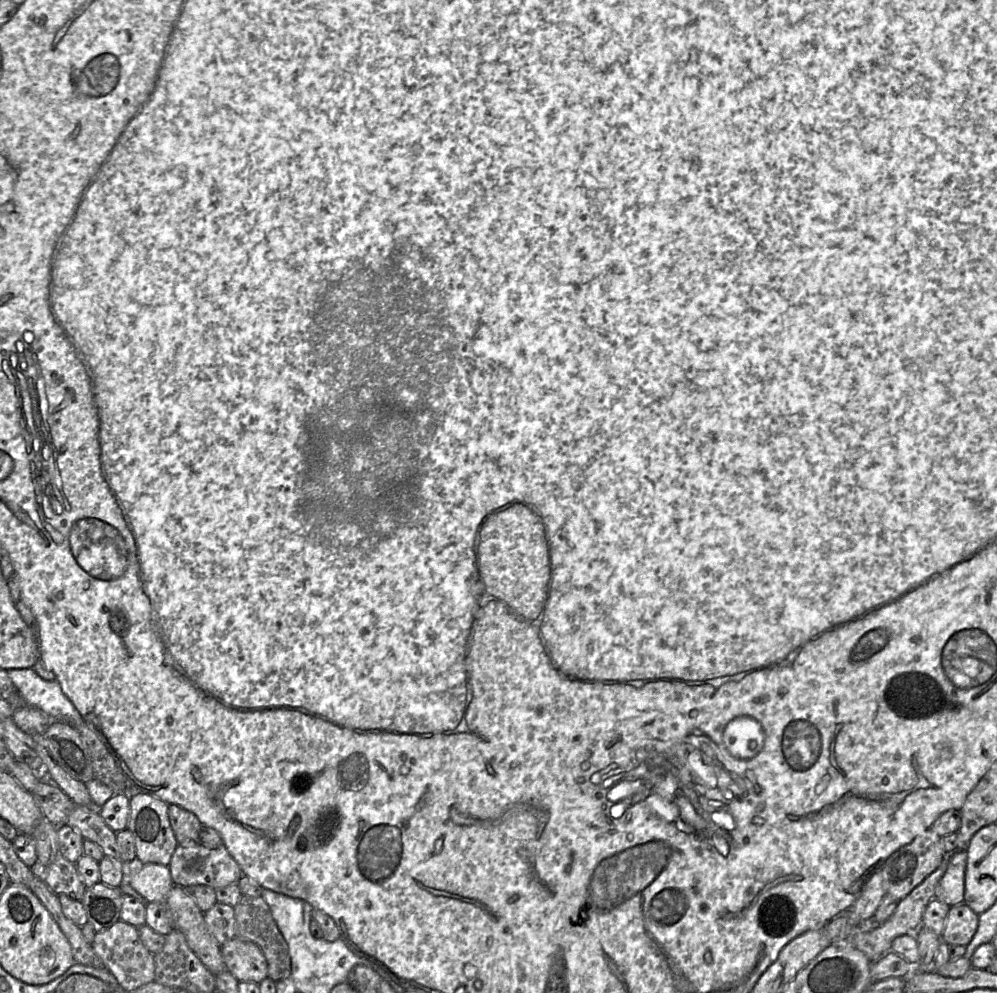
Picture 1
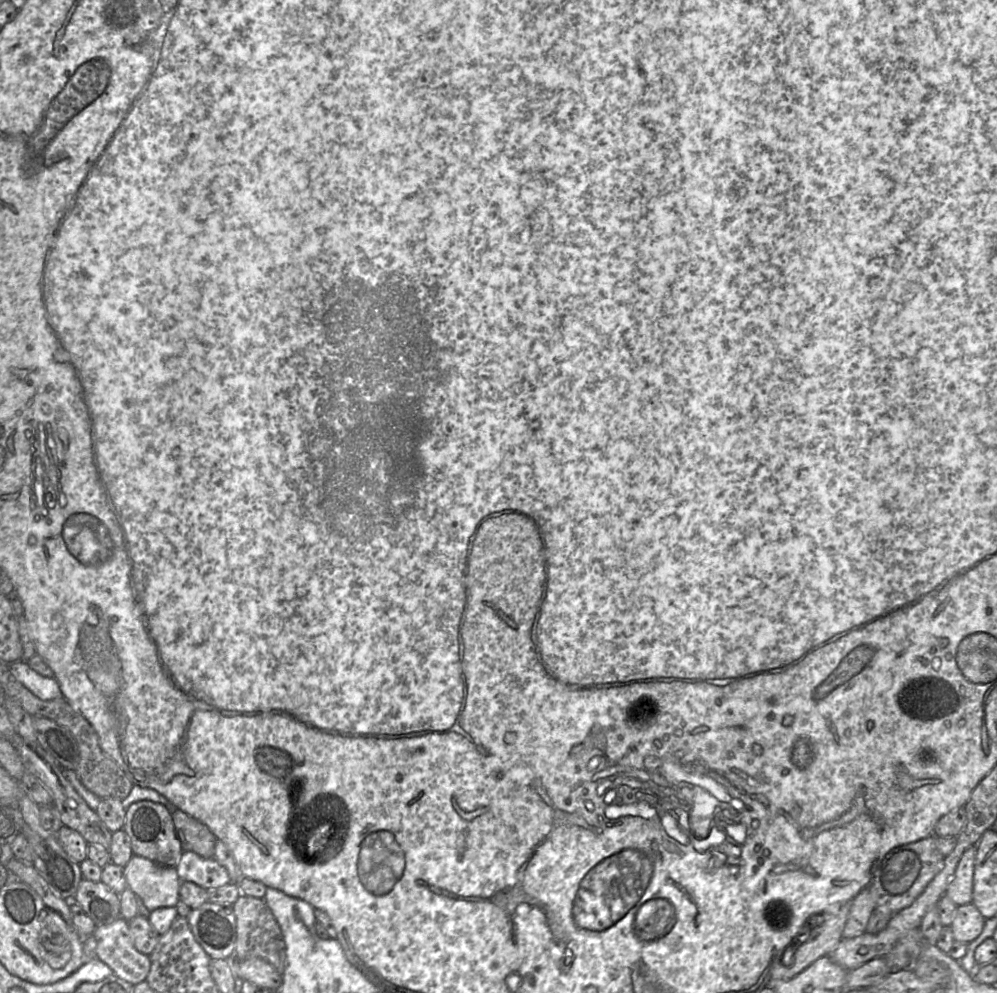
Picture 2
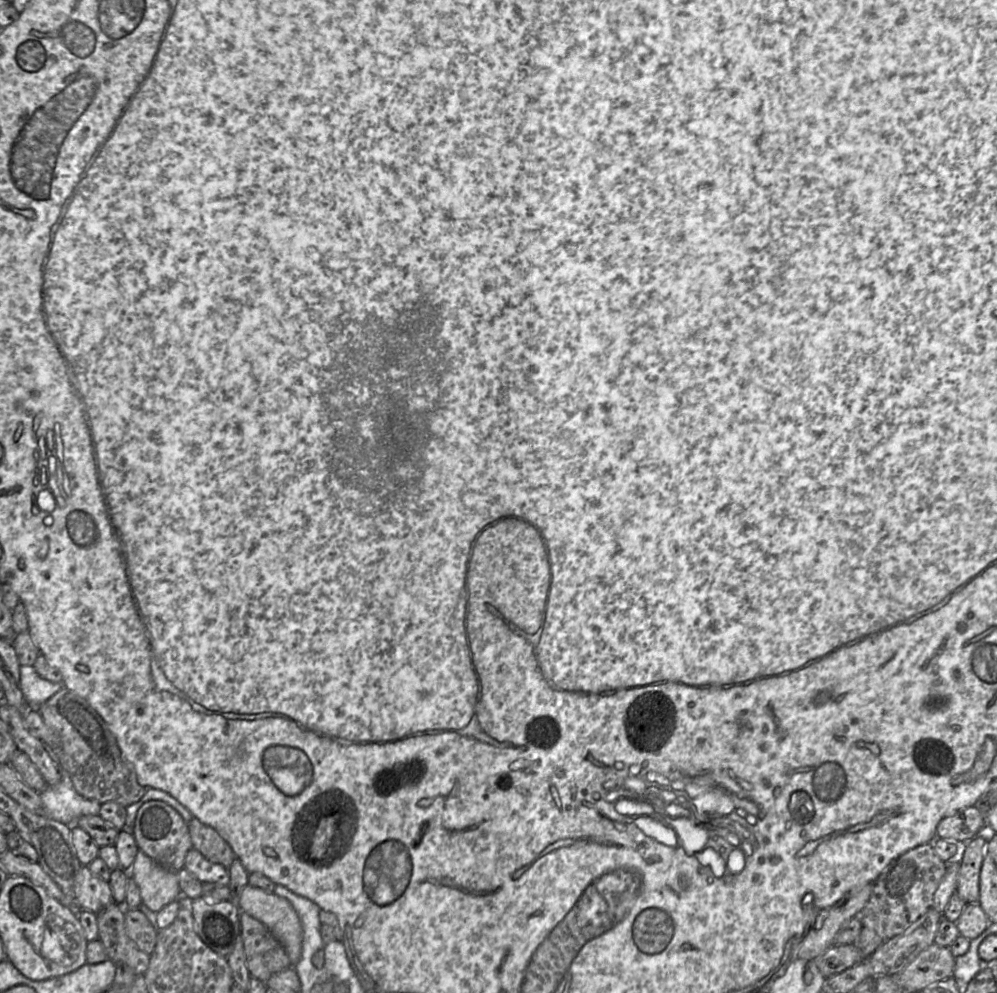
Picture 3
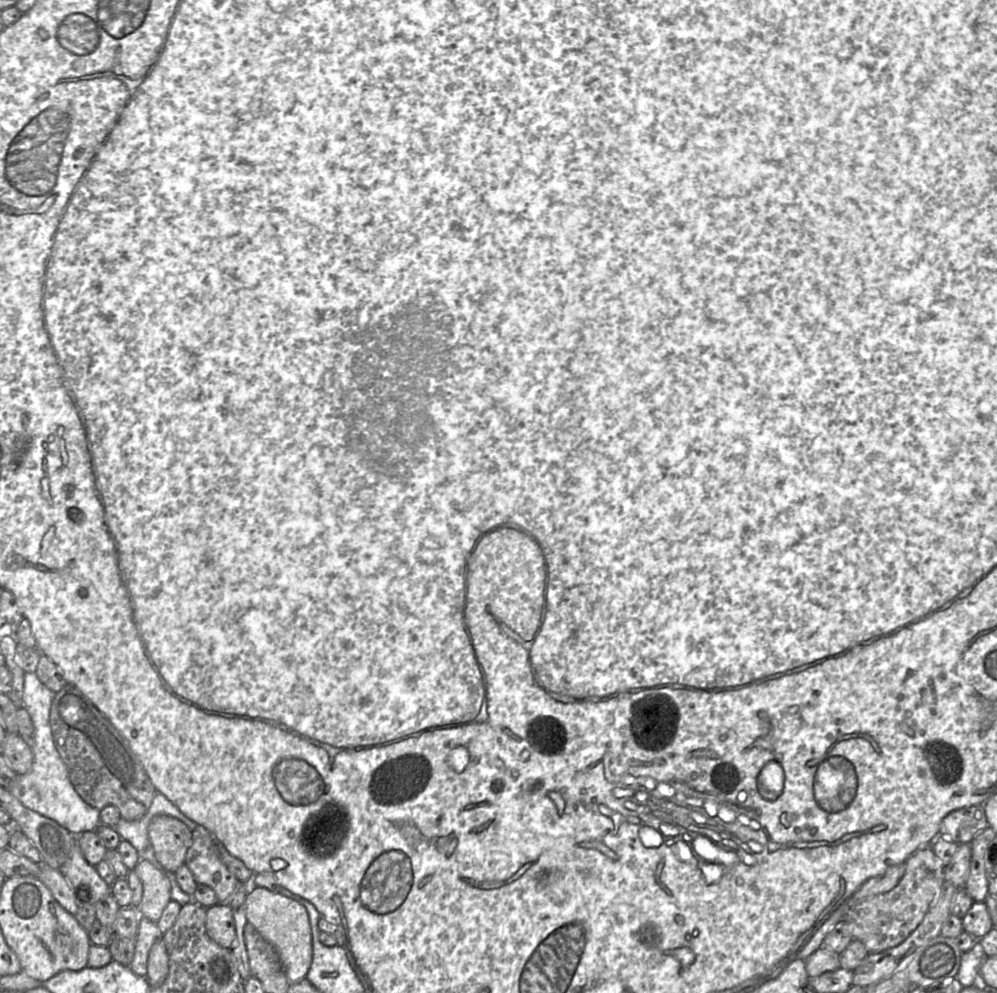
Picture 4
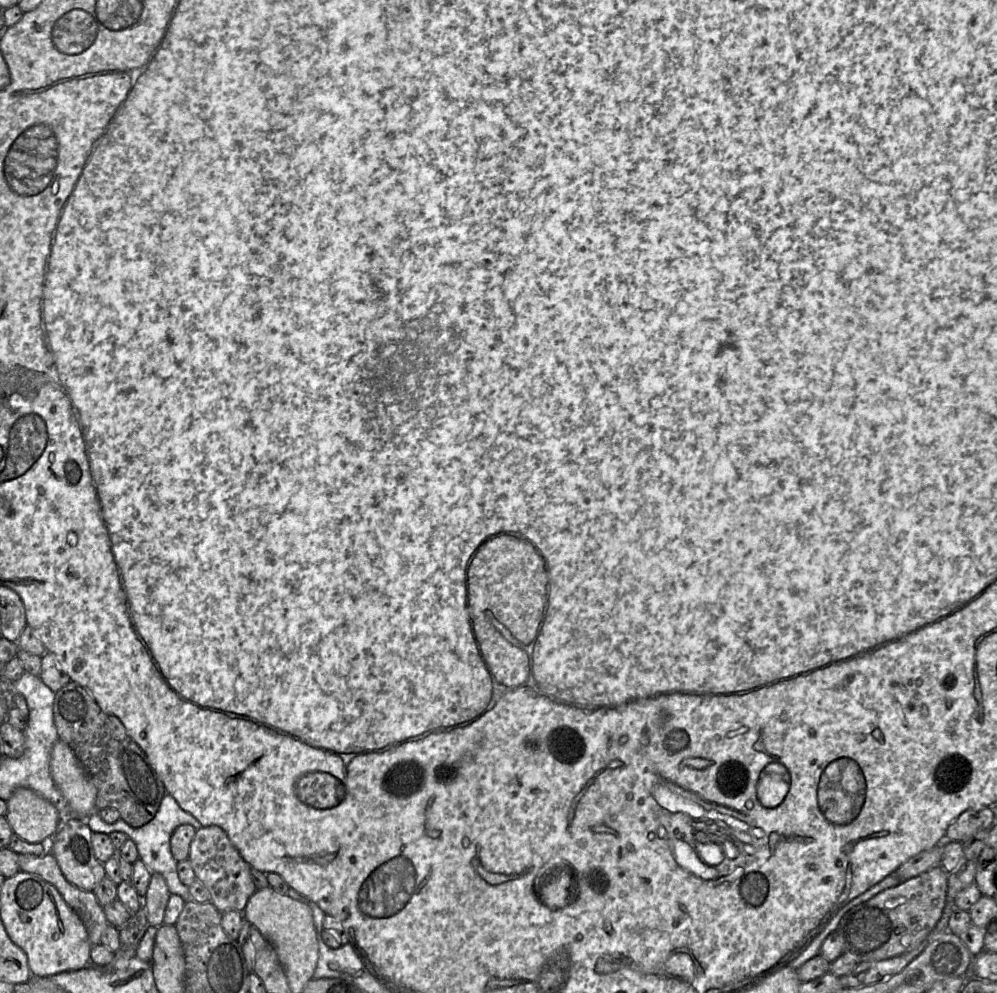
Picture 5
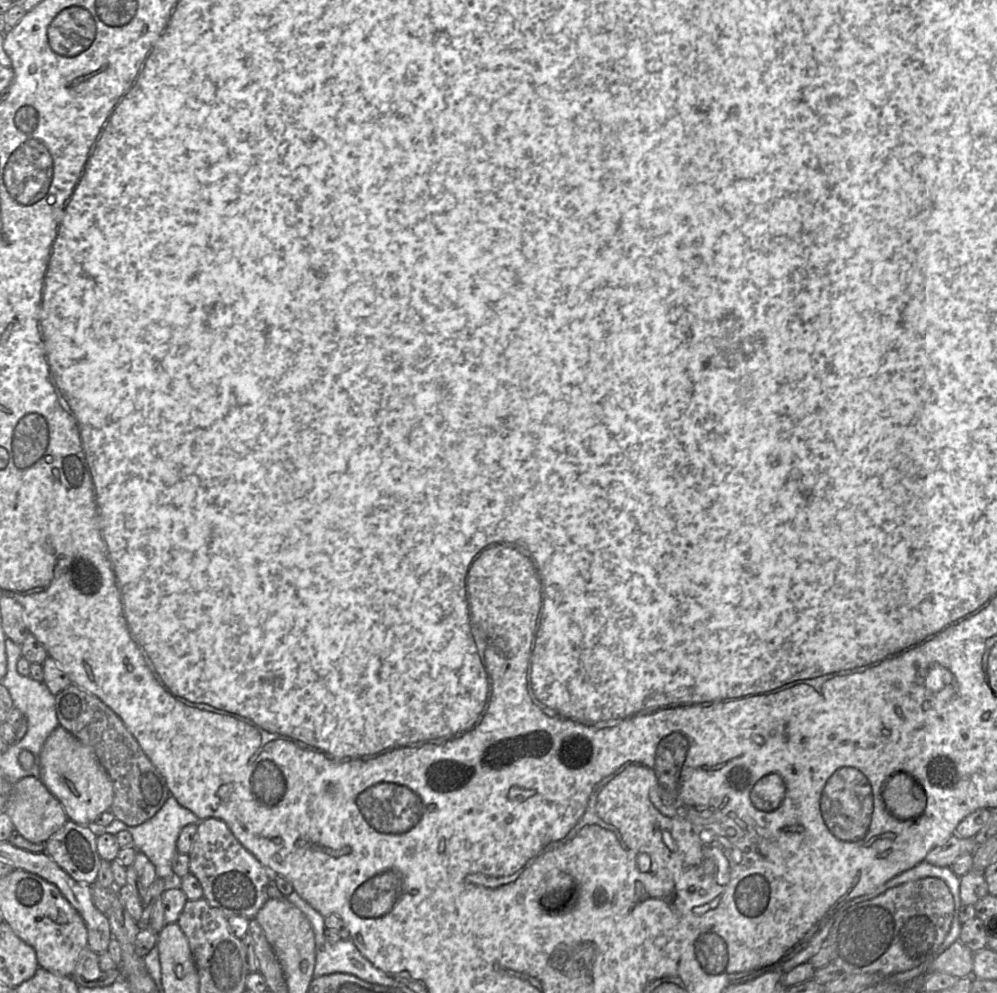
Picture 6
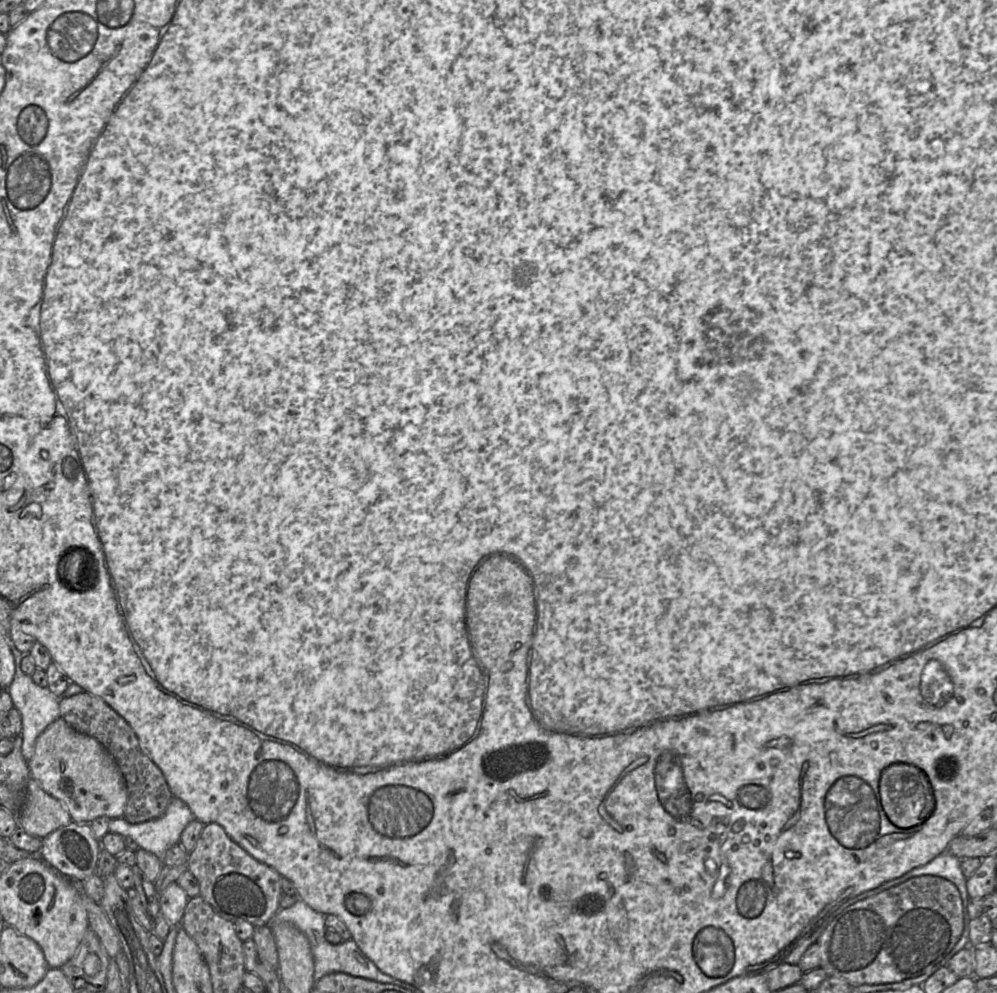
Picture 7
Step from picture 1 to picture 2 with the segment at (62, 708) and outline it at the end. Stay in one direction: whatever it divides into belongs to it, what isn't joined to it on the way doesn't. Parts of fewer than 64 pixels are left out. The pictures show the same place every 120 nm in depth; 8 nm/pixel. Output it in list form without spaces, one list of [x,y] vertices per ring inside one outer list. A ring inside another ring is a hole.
[[[25,661],[10,664],[9,671],[18,682],[40,700],[49,701],[63,697],[54,678],[38,674]]]

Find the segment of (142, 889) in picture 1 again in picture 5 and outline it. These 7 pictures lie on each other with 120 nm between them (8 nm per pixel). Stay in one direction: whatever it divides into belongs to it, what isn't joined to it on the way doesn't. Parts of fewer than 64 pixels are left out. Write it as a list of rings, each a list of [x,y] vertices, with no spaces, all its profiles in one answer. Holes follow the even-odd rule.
[[[152,873],[147,893],[142,898],[150,926],[160,927],[163,925],[170,895],[165,878],[159,873]]]

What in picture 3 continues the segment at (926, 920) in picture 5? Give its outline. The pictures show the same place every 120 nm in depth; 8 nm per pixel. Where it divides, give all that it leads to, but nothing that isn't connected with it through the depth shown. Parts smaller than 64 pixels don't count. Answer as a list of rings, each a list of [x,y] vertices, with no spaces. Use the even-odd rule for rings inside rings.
[[[925,843],[908,850],[891,861],[874,881],[868,902],[855,917],[858,917],[863,927],[873,929],[883,942],[901,934],[932,907],[934,894],[945,875],[946,869],[947,864],[935,853],[932,843]]]

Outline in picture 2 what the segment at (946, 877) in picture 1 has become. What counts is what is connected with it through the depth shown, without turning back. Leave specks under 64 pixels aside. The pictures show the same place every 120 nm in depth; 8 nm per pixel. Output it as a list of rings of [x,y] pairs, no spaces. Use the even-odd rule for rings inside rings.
[[[976,846],[966,849],[957,864],[955,873],[950,880],[945,895],[957,906],[969,904],[972,901],[974,863]]]

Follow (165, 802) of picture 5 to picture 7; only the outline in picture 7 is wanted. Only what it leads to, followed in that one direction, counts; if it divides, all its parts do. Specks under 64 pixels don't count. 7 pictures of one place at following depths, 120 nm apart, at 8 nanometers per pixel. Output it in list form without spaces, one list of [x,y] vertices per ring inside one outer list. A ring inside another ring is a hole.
[[[173,797],[161,818],[139,824],[130,824],[123,817],[112,819],[109,832],[131,837],[141,849],[154,854],[163,862],[167,850],[179,844],[183,830],[194,819],[188,805]]]

